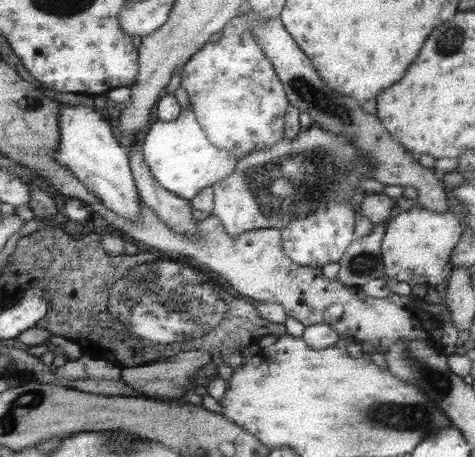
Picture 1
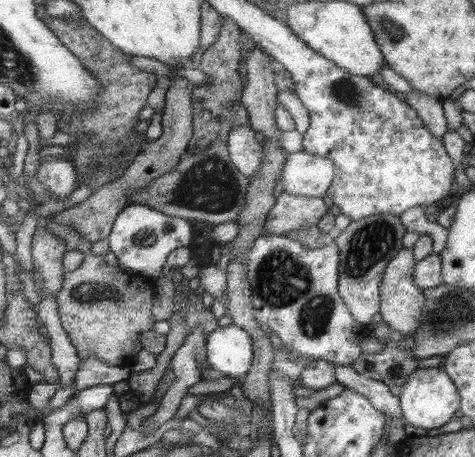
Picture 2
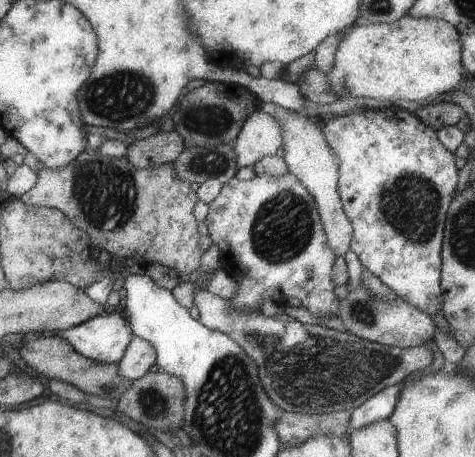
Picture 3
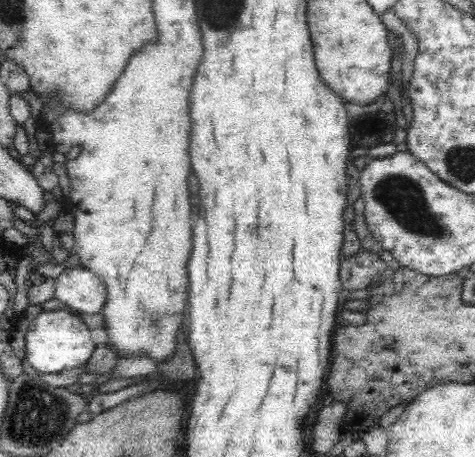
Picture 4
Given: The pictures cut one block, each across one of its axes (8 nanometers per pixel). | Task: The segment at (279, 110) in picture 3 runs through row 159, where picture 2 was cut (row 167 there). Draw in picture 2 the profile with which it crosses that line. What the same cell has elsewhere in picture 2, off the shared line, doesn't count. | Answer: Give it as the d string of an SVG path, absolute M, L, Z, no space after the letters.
M304 150L289 153L282 169L284 192L298 197L324 197L335 180L336 167L330 158Z

